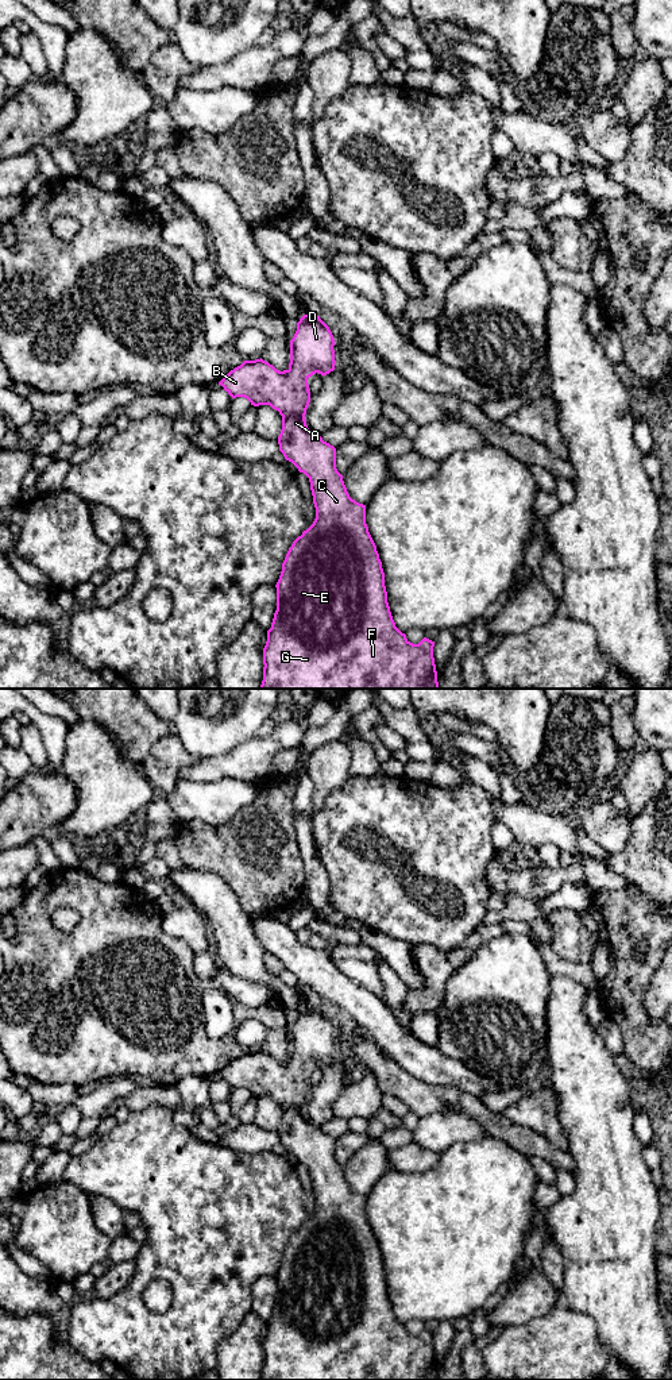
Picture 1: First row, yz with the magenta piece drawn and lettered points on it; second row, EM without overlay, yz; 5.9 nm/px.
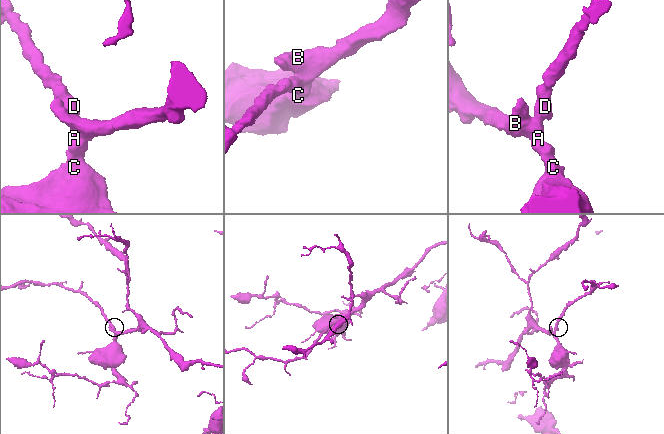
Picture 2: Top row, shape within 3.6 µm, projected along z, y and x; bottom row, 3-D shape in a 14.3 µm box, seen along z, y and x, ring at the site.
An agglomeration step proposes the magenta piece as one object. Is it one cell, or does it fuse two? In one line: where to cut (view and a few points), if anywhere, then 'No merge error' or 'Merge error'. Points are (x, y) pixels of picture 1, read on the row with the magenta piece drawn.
No split. No merge error

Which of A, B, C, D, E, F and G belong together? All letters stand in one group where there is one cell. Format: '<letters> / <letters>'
A B C D E F G

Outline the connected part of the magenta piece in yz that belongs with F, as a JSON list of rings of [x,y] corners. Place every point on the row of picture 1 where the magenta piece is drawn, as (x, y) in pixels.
[[[304,315],[290,340],[287,370],[279,371],[262,358],[244,361],[219,382],[232,398],[244,397],[254,406],[270,405],[279,412],[279,451],[309,478],[316,508],[313,524],[293,541],[275,585],[277,610],[263,648],[260,689],[439,689],[435,641],[424,637],[418,644],[413,644],[395,627],[387,602],[382,562],[366,524],[366,505],[349,497],[343,475],[336,469],[336,448],[306,425],[305,415],[310,402],[308,378],[316,373],[324,377],[335,370],[333,346],[333,335],[320,316]]]

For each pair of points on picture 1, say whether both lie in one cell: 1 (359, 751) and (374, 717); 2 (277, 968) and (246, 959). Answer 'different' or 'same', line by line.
1: different
2: different

